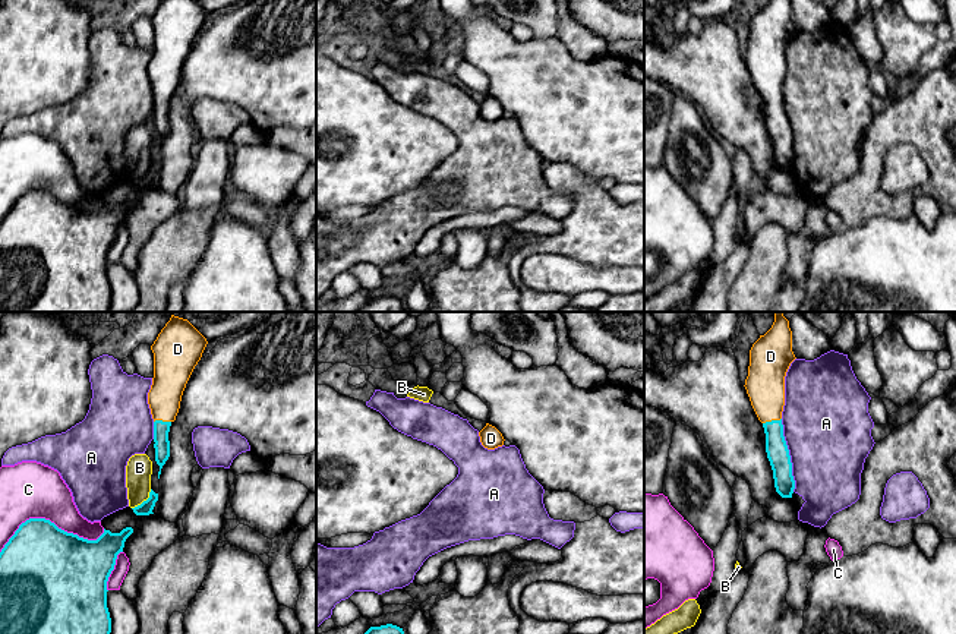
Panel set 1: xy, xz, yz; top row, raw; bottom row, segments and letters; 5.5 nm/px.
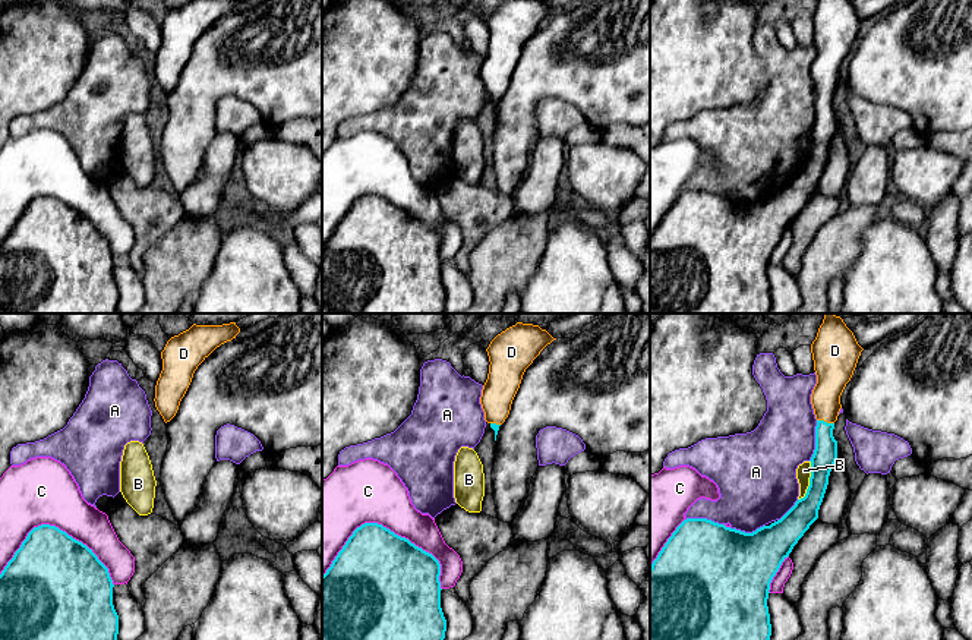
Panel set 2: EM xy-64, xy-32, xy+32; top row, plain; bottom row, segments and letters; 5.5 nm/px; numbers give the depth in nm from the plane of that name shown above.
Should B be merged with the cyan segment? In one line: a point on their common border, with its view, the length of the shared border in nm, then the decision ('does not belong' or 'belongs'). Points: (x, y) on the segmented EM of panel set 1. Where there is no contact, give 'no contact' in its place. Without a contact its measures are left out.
xy (144, 501) | 160 nm | does not belong

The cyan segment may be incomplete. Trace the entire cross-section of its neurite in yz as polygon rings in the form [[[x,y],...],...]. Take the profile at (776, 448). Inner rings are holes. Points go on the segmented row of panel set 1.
[[[774,312],[772,328],[760,335],[750,350],[748,376],[744,387],[758,420],[763,423],[774,488],[782,498],[792,498],[795,489],[782,425],[785,376],[795,359],[789,321],[782,312]]]

